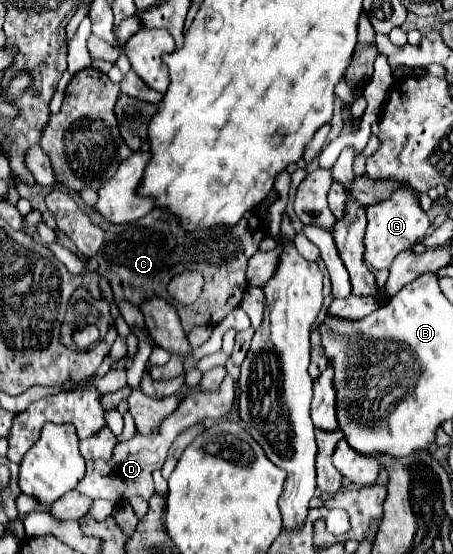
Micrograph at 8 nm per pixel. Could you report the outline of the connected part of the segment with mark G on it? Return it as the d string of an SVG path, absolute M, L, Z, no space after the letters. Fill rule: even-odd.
M402 185L390 199L366 207L366 215L368 227L364 235L364 261L374 269L388 269L394 257L406 249L412 249L416 241L424 239L430 227L430 221L418 203L418 193L410 191L406 185Z

